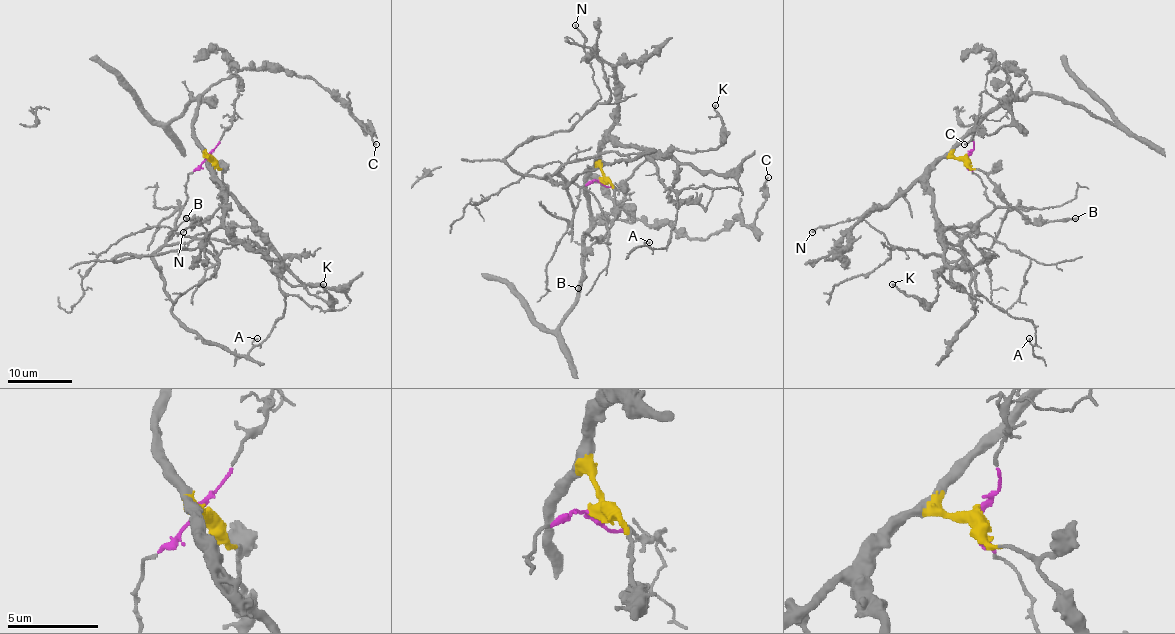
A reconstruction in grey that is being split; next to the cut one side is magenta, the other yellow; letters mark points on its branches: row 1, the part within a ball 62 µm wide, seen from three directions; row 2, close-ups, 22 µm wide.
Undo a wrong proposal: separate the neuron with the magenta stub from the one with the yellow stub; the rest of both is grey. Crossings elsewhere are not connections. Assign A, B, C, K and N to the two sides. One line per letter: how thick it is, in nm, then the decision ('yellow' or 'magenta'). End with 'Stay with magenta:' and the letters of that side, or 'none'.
A: 110 nm thick; magenta
B: 200 nm thick; yellow
C: 170 nm thick; yellow
K: 170 nm thick; yellow
N: 170 nm thick; magenta
Stay with magenta: A, N

